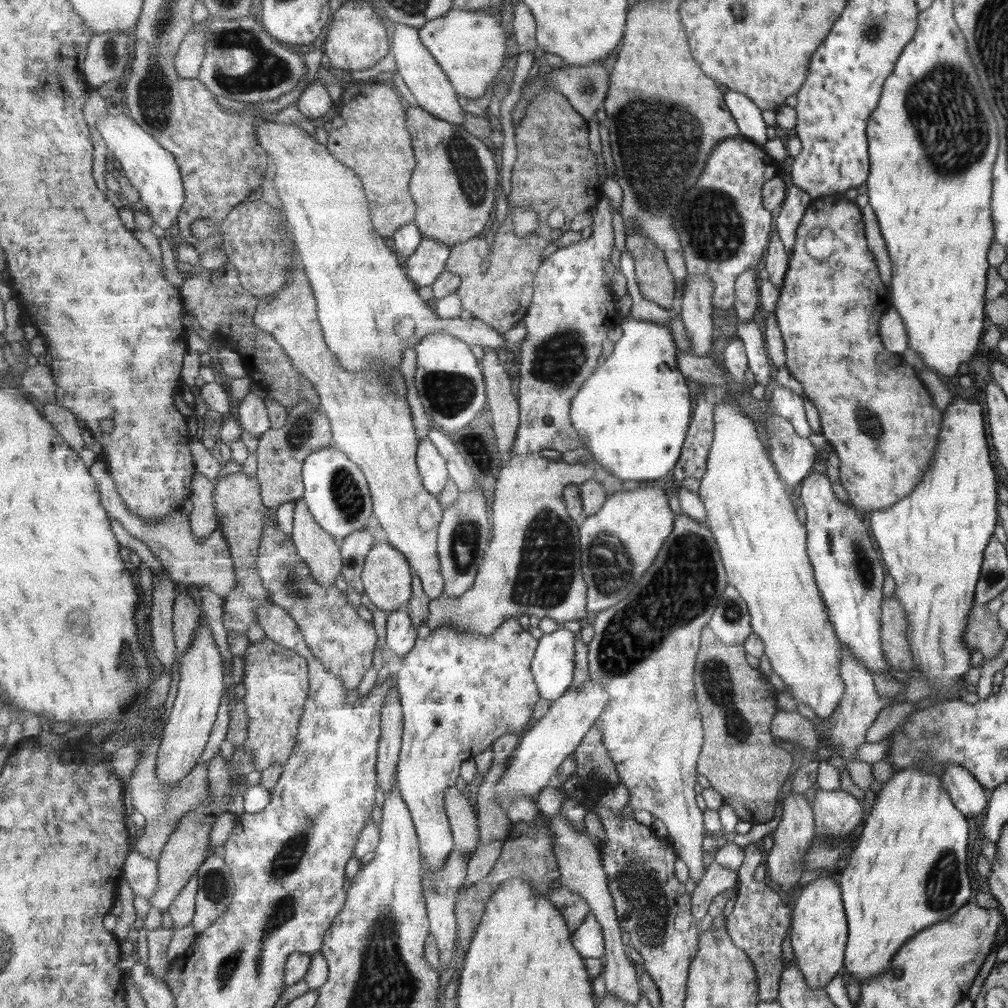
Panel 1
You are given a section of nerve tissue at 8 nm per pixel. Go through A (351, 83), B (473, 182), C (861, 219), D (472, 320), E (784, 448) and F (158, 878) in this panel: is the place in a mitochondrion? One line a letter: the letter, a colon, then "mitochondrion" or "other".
A: other
B: mitochondrion
C: other
D: other
E: mitochondrion
F: other

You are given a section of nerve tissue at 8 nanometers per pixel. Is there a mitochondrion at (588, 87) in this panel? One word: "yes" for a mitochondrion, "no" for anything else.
yes

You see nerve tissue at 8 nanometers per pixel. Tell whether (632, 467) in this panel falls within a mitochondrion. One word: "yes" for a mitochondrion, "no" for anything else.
no

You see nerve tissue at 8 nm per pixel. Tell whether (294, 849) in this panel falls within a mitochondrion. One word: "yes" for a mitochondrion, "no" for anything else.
yes

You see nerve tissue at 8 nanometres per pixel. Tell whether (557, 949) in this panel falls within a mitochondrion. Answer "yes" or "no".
no

